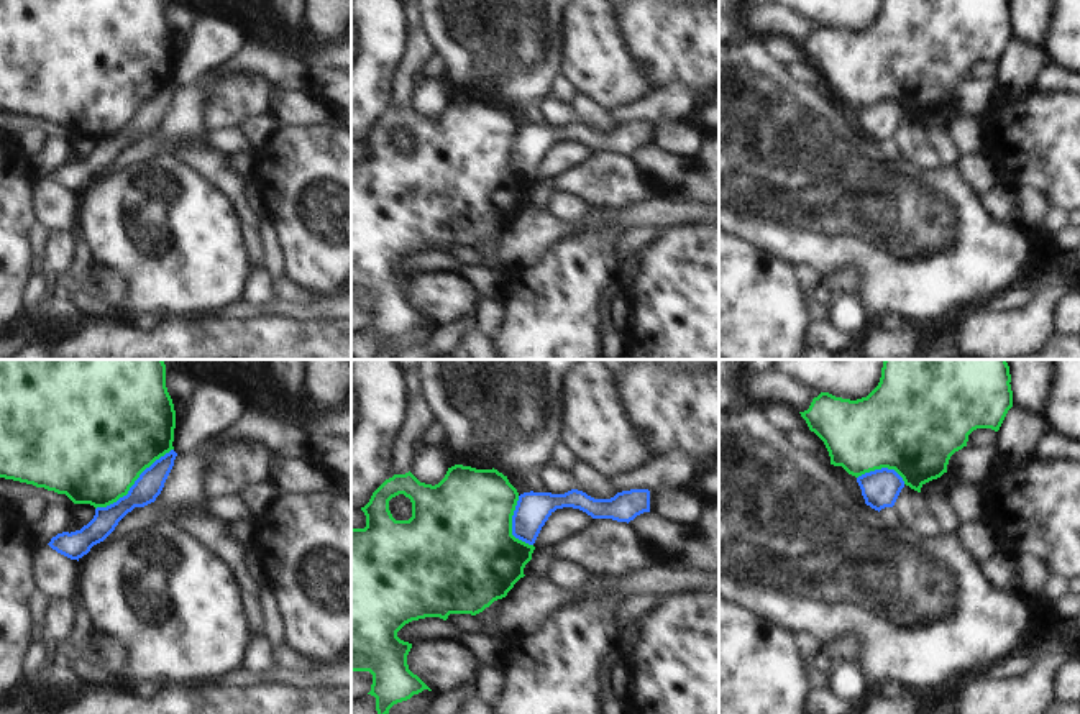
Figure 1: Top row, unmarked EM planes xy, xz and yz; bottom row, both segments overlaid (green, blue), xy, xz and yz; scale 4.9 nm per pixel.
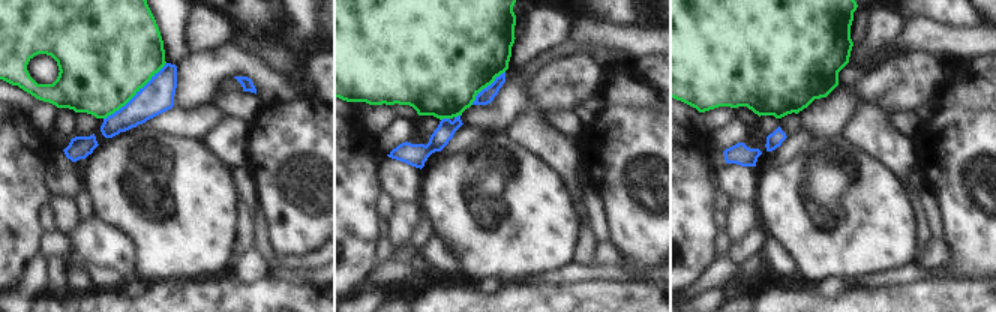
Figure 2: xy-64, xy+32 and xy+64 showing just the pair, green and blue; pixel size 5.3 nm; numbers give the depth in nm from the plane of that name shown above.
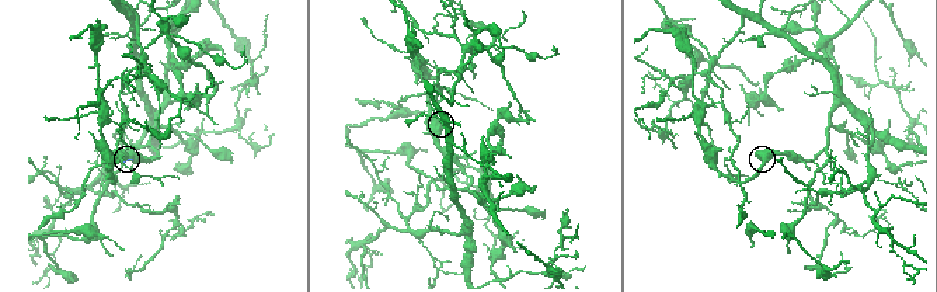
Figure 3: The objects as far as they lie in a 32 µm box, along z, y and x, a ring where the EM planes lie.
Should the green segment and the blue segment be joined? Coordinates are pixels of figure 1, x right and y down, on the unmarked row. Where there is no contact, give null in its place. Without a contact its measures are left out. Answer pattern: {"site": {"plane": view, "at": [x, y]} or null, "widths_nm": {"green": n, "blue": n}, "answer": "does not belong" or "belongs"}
{"site": {"plane": "xy", "at": [133, 115]}, "widths_nm": {"green": 500, "blue": 140}, "answer": "does not belong"}

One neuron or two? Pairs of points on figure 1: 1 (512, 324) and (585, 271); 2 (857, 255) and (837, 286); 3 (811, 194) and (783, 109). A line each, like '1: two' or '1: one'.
1: one
2: two
3: one

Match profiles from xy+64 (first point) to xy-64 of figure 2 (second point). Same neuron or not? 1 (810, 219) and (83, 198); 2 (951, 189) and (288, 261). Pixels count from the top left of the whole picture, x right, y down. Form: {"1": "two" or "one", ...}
{"1": "two", "2": "two"}

